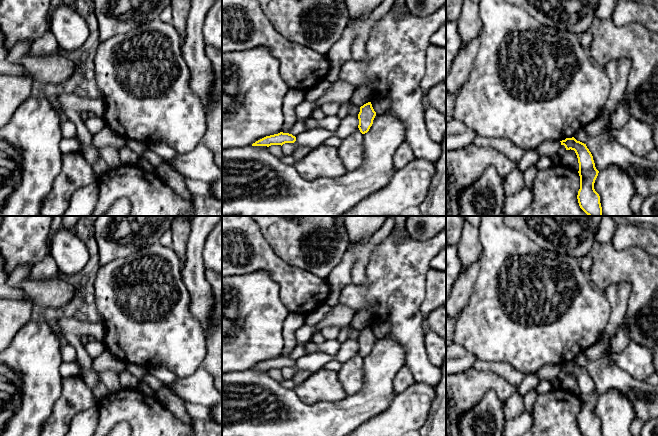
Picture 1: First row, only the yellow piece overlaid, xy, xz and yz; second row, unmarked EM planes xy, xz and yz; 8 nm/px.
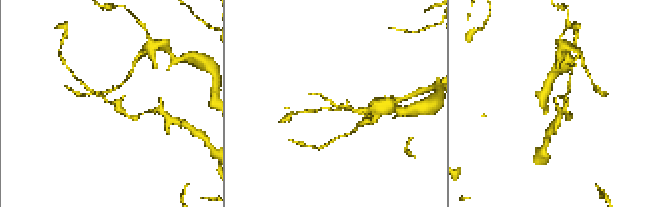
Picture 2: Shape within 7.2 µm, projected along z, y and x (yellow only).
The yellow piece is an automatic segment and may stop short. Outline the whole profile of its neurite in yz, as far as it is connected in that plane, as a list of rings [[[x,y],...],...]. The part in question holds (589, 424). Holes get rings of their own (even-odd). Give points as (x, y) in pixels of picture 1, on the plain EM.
[[[574,361],[560,365],[566,374],[574,374],[579,387],[580,413],[577,423],[584,436],[602,436],[600,420],[594,413],[594,407],[599,395],[595,391],[593,380],[586,368]]]

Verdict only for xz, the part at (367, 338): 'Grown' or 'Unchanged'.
Unchanged

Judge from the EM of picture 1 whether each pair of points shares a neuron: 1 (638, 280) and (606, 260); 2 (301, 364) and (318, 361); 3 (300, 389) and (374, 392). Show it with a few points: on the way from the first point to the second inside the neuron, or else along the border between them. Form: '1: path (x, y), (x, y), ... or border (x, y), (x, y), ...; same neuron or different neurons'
1: path (630, 272), (624, 266), (614, 266); same neuron
2: path (305, 362), (314, 362); same neuron
3: border (347, 395), (342, 399), (323, 401); different neurons

